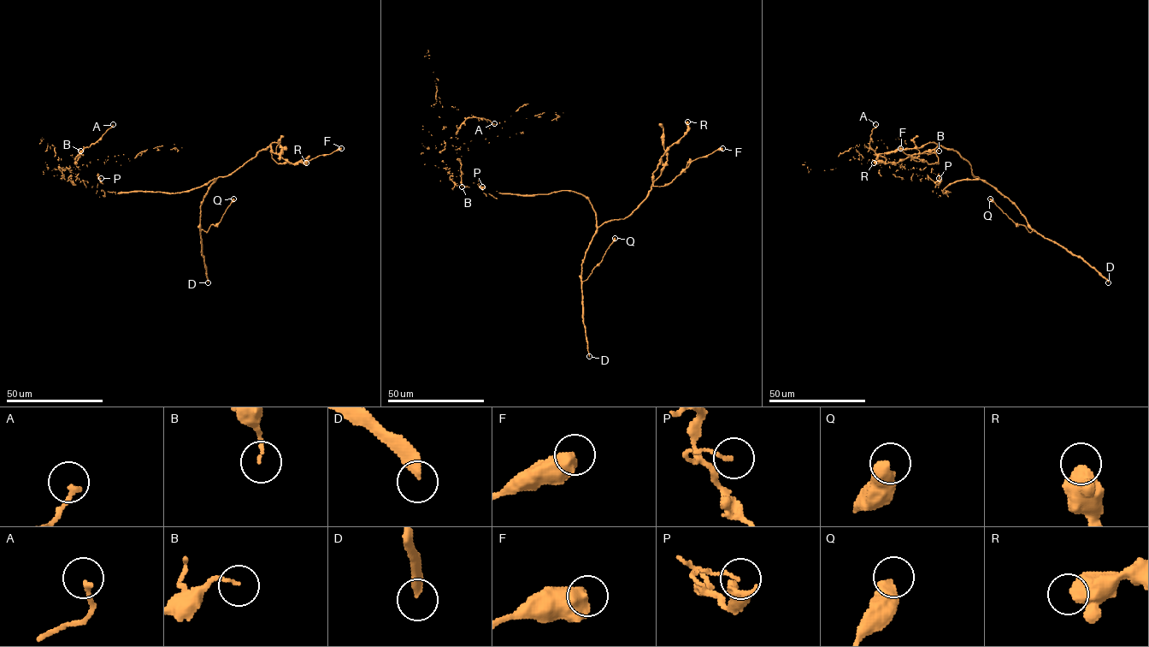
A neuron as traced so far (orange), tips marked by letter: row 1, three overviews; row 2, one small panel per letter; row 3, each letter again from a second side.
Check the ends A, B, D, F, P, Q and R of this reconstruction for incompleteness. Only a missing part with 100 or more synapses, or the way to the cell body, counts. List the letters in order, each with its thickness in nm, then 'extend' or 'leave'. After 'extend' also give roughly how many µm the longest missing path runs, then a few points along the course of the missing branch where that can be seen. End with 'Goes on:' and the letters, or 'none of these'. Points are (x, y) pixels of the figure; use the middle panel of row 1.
A: 180 nm thick; leave
B: 100 nm thick; leave
D: 320 nm thick; extend; about 500 µm are missing
F: 700 nm thick; leave
P: 100 nm thick; leave
Q: 500 nm thick; leave
R: 650 nm thick; leave
Goes on: D

